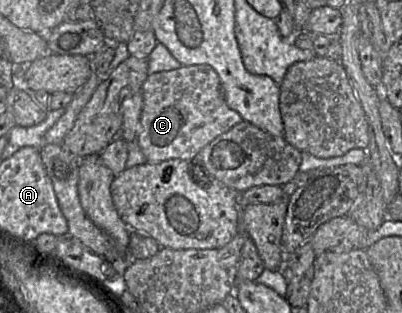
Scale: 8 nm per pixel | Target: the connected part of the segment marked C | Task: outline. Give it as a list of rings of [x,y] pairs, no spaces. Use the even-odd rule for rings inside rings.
[[[207,64],[149,74],[142,85],[143,105],[136,142],[147,162],[192,160],[217,136],[243,121],[225,101],[220,78]]]

